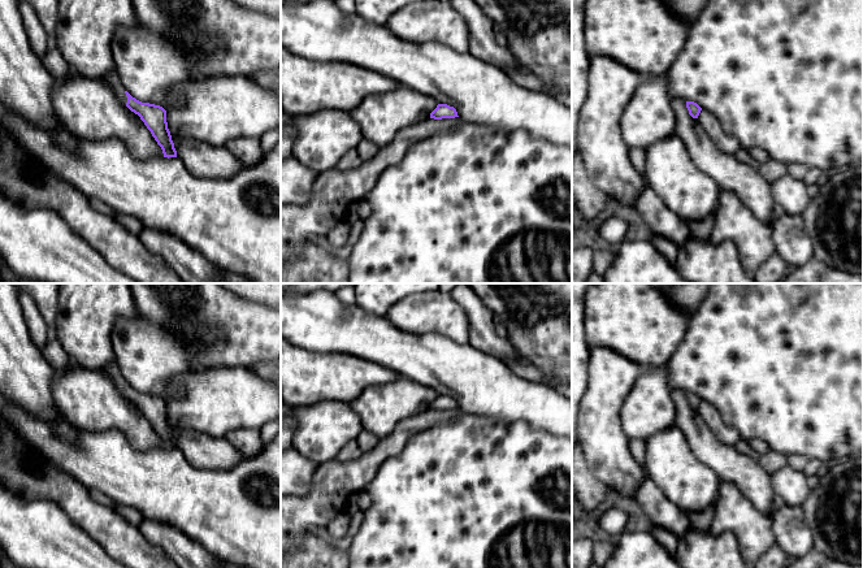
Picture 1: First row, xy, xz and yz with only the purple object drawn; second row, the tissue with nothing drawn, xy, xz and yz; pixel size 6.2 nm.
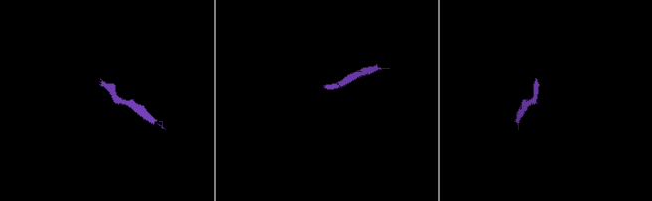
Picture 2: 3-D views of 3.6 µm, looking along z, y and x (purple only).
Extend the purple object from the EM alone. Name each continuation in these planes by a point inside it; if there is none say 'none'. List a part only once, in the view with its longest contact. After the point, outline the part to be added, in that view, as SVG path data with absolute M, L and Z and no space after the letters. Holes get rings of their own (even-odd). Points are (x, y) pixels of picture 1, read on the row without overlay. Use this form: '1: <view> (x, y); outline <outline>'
1: xy (111, 369); outline M114 363L107 364L103 370L112 378L123 396L127 394L125 380L122 378L118 367Z

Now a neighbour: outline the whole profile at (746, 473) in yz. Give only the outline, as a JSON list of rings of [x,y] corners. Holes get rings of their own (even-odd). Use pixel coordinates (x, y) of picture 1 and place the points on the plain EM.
[[[673,389],[672,396],[677,406],[676,425],[688,438],[697,459],[710,467],[720,482],[732,482],[762,513],[772,516],[775,491],[771,474],[758,460],[719,441],[698,409],[689,406],[686,393]]]

